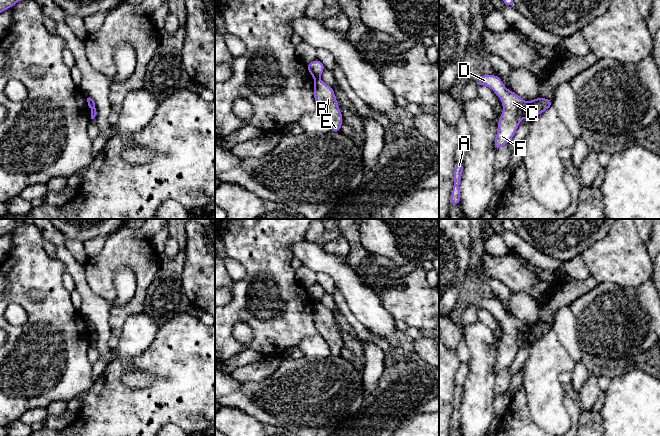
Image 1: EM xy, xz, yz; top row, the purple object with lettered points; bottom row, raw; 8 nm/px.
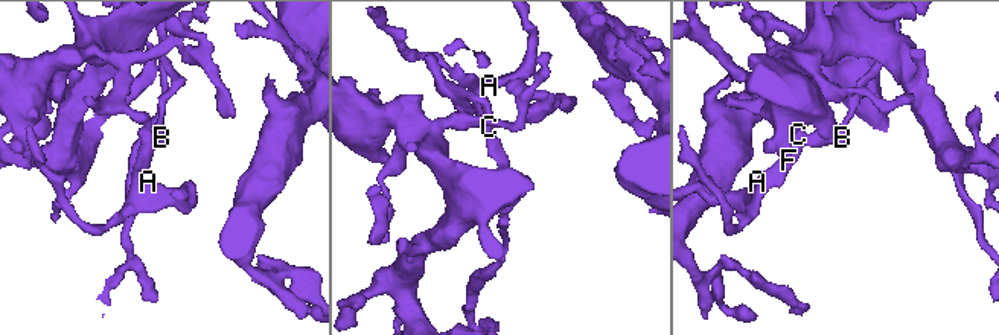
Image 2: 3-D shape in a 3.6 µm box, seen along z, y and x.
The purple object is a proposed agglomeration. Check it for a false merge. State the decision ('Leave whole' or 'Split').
Split

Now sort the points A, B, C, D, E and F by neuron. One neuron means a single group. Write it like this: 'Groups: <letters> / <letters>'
Groups: A C D F / B E

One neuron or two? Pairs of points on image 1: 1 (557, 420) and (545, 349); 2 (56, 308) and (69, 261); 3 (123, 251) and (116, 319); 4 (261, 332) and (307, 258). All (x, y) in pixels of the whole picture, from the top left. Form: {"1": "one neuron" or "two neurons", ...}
{"1": "one neuron", "2": "two neurons", "3": "one neuron", "4": "two neurons"}

